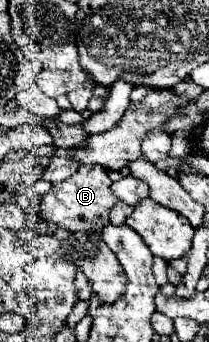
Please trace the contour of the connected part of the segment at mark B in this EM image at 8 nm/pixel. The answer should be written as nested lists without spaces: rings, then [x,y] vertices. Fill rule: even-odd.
[[[99,164],[79,166],[79,170],[69,180],[53,184],[51,192],[43,196],[41,218],[71,232],[77,232],[77,230],[101,232],[103,226],[109,222],[109,210],[115,206],[115,202],[117,198],[111,192],[111,180],[105,168],[99,168]]]

